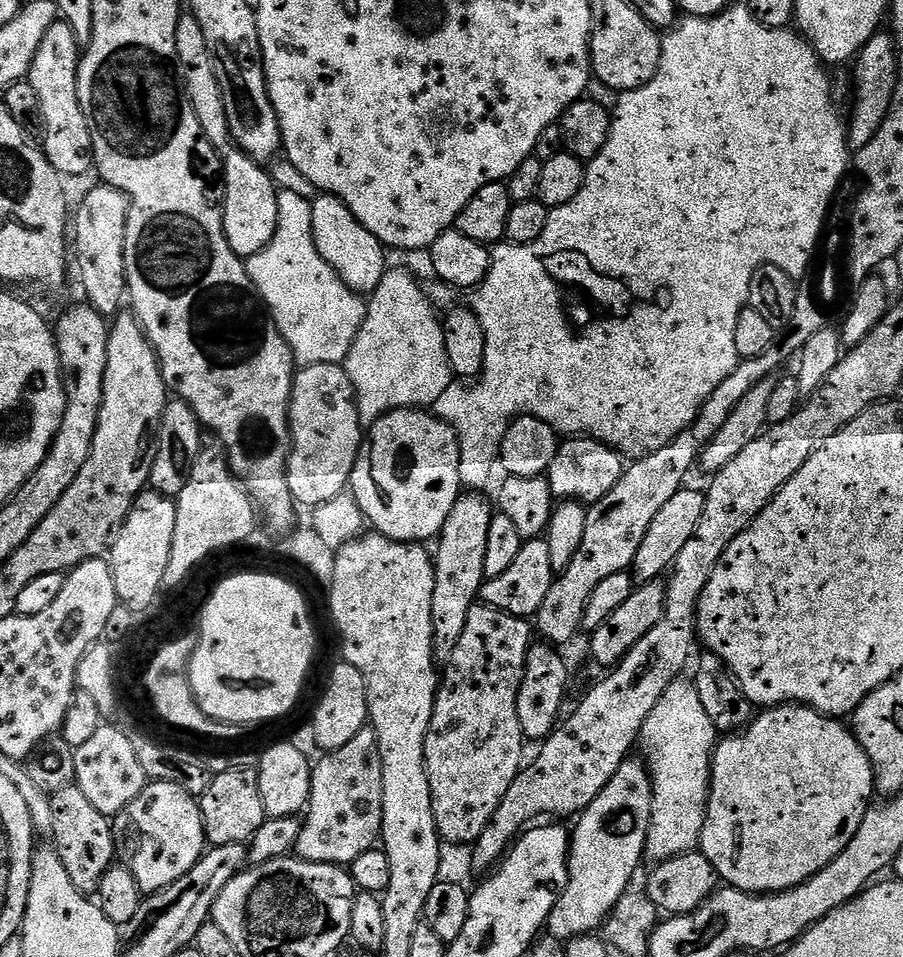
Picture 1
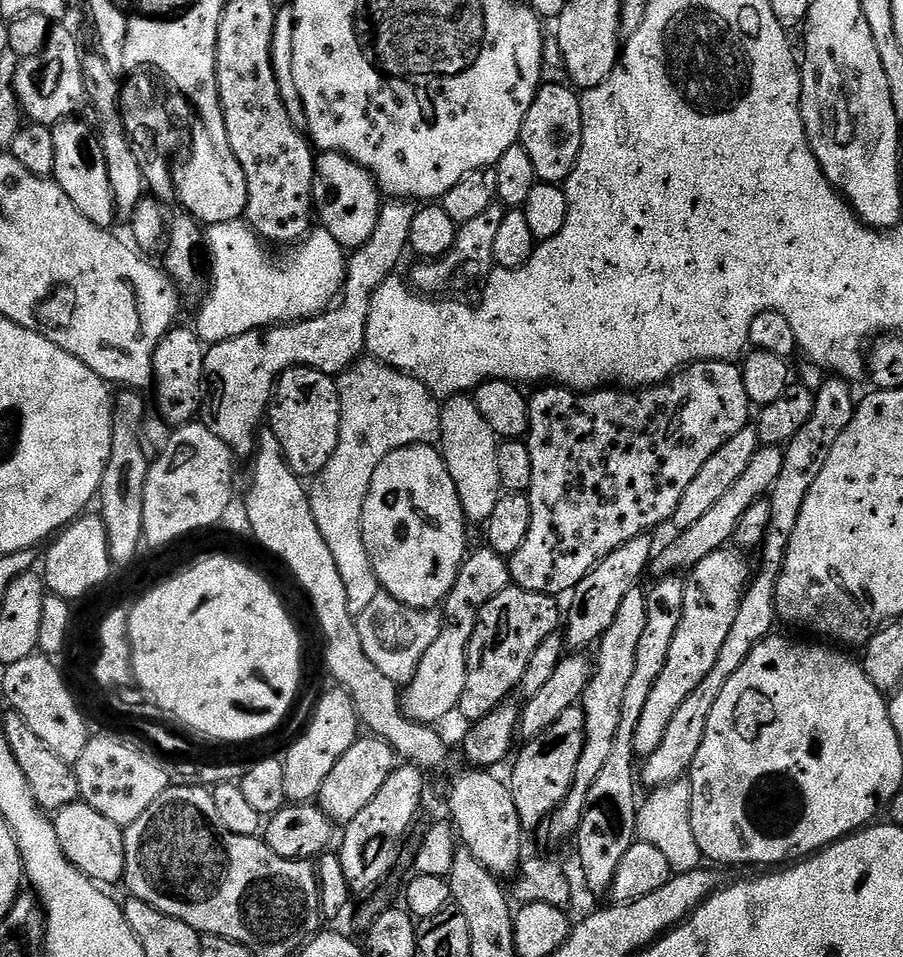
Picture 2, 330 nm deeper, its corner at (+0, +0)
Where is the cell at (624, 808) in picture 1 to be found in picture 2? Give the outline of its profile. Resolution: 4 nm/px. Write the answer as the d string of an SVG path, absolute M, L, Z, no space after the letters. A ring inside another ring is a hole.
M732 546L714 550L698 566L694 566L686 576L686 602L682 606L682 622L678 622L678 634L670 642L670 654L666 658L666 666L662 670L658 682L654 682L654 690L650 690L650 698L642 709L642 718L638 722L638 730L634 730L634 750L637 757L643 758L653 752L662 742L662 734L666 734L666 726L670 718L674 718L678 706L694 694L698 682L710 674L714 662L718 662L718 654L726 643L726 634L730 634L730 626L734 626L734 614L738 614L740 599L744 589L748 587L750 568L743 557Z

